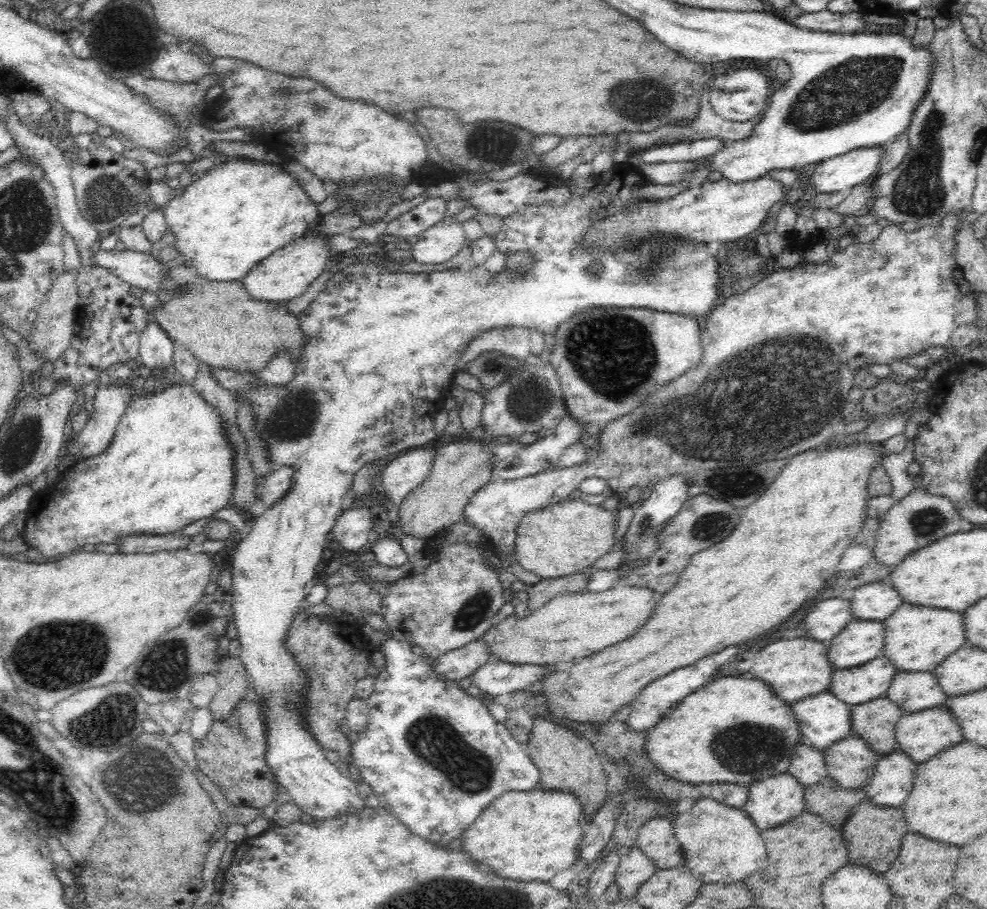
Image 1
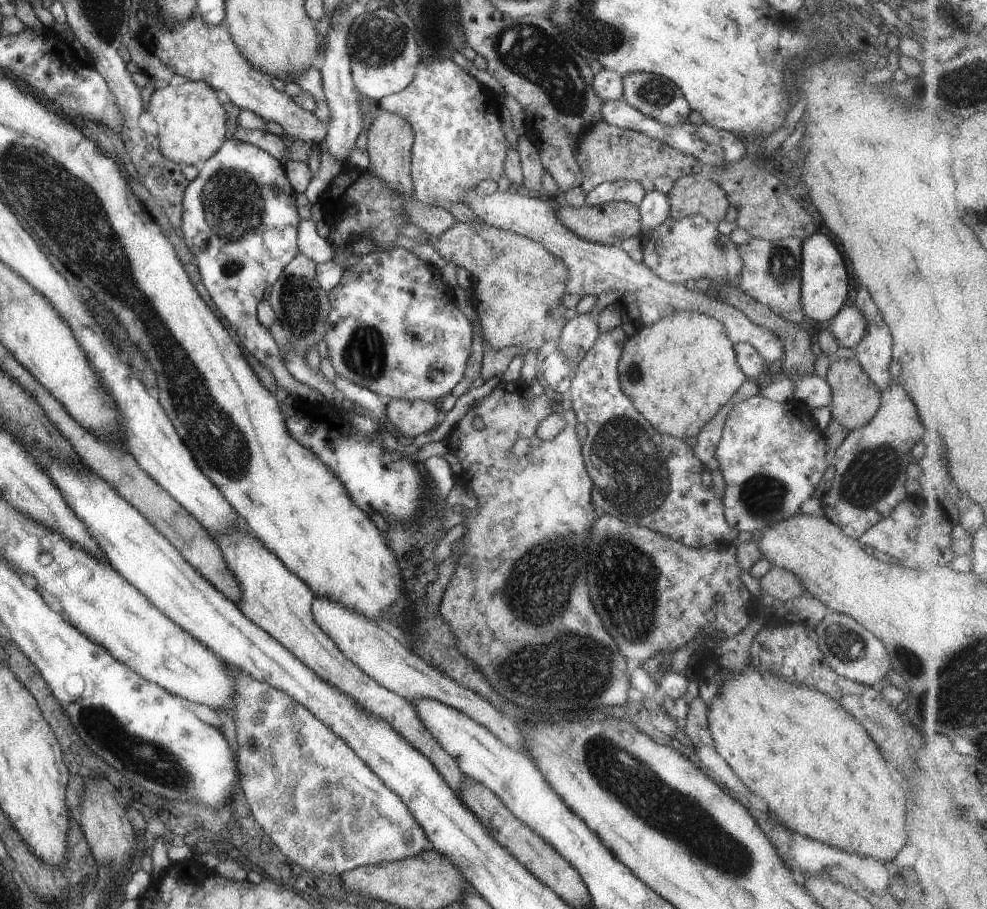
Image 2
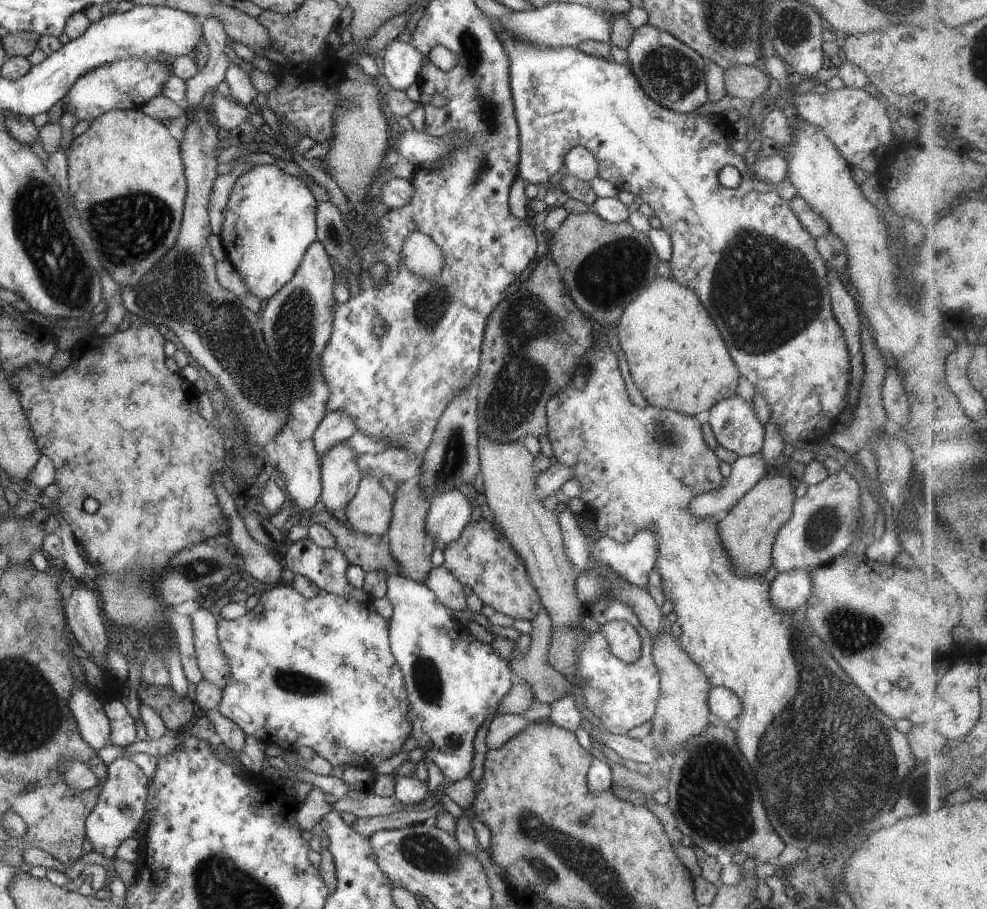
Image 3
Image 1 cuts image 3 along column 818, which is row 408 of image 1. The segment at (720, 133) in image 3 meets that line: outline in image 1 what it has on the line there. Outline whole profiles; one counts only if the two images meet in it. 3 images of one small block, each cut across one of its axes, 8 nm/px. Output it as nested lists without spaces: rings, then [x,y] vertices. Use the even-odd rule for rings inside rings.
[[[622,157],[618,159],[616,164],[613,166],[612,170],[602,172],[599,176],[596,176],[594,186],[589,189],[586,196],[579,196],[577,194],[572,194],[568,199],[568,202],[562,204],[562,206],[552,205],[550,203],[542,203],[541,205],[528,205],[522,210],[518,209],[516,212],[512,213],[503,218],[502,228],[500,228],[499,233],[495,238],[495,248],[497,254],[501,256],[510,256],[514,252],[531,252],[533,254],[533,265],[527,270],[522,271],[521,273],[516,273],[512,277],[510,271],[502,271],[499,273],[490,273],[485,269],[484,265],[479,265],[477,267],[471,268],[468,271],[464,269],[450,269],[444,271],[435,271],[430,273],[418,272],[388,272],[386,268],[378,267],[376,263],[372,264],[370,261],[365,263],[355,262],[353,265],[348,265],[347,269],[342,270],[342,276],[346,274],[346,282],[342,284],[342,294],[330,294],[328,290],[324,289],[322,294],[319,294],[317,298],[312,301],[306,309],[304,309],[300,314],[298,314],[300,323],[300,331],[302,335],[306,337],[306,344],[302,346],[302,353],[298,358],[298,362],[295,363],[295,374],[292,378],[290,384],[286,386],[270,386],[260,382],[258,388],[252,388],[252,390],[242,390],[242,392],[236,392],[235,398],[242,399],[246,401],[252,411],[254,411],[254,427],[256,427],[256,433],[260,435],[260,439],[264,441],[264,447],[266,447],[266,455],[268,459],[272,462],[274,467],[289,466],[294,468],[294,476],[292,476],[292,486],[290,490],[274,504],[268,508],[267,511],[262,514],[259,518],[255,518],[254,522],[251,524],[251,527],[248,531],[245,532],[245,538],[236,544],[231,544],[229,551],[231,553],[231,575],[233,579],[233,598],[231,601],[231,609],[233,612],[233,621],[236,624],[238,630],[238,640],[241,644],[241,655],[238,655],[242,665],[246,667],[246,673],[250,678],[250,687],[253,691],[253,695],[259,696],[261,698],[261,704],[263,704],[262,714],[265,722],[265,731],[267,738],[267,755],[266,762],[271,773],[274,775],[275,781],[278,785],[284,786],[286,792],[290,794],[292,798],[291,802],[295,803],[304,814],[306,819],[310,820],[326,820],[331,819],[340,815],[349,815],[362,812],[364,810],[365,803],[364,799],[360,797],[358,790],[356,789],[357,783],[353,781],[344,771],[340,771],[337,766],[334,766],[332,762],[328,761],[328,758],[325,755],[325,748],[320,746],[320,743],[310,735],[310,731],[304,727],[302,723],[302,692],[304,688],[308,686],[308,677],[306,673],[303,672],[303,668],[288,649],[284,645],[284,638],[286,638],[286,632],[290,630],[290,624],[294,620],[294,616],[302,610],[303,607],[306,607],[305,598],[308,595],[308,590],[312,583],[314,583],[315,578],[317,577],[318,566],[321,566],[321,562],[324,560],[322,556],[324,555],[324,549],[326,547],[327,541],[330,539],[330,534],[332,528],[335,526],[335,521],[339,518],[342,510],[342,504],[344,504],[344,496],[347,493],[350,493],[350,488],[352,488],[352,480],[354,480],[354,474],[364,464],[372,462],[372,460],[383,459],[384,456],[389,454],[400,454],[402,450],[410,449],[412,447],[420,447],[425,443],[430,442],[430,440],[436,438],[434,433],[434,417],[436,413],[440,411],[440,408],[444,408],[444,394],[448,392],[448,386],[453,385],[453,374],[456,373],[456,370],[459,369],[459,360],[462,357],[462,354],[466,352],[468,344],[480,336],[482,332],[490,330],[490,328],[512,328],[512,326],[517,326],[518,328],[530,328],[530,330],[536,330],[540,334],[556,334],[558,326],[566,322],[568,318],[573,318],[579,312],[584,312],[588,308],[606,308],[606,306],[612,306],[612,308],[650,308],[650,310],[658,310],[658,312],[669,312],[670,314],[682,314],[690,316],[704,316],[704,314],[709,314],[715,307],[714,300],[718,298],[718,287],[721,284],[720,275],[718,275],[718,261],[714,256],[708,254],[706,250],[706,244],[704,242],[690,241],[690,239],[684,239],[682,237],[674,237],[674,235],[662,235],[661,237],[652,237],[651,239],[644,239],[643,241],[638,241],[637,243],[632,243],[629,248],[636,249],[618,249],[617,251],[608,251],[606,247],[602,245],[592,245],[589,249],[582,249],[578,242],[584,238],[586,230],[590,226],[596,226],[600,220],[604,220],[606,216],[614,216],[616,212],[622,212],[622,210],[632,210],[636,204],[640,204],[643,198],[638,195],[638,189],[643,188],[646,184],[646,181],[641,177],[641,174],[637,170],[627,168],[626,164]]]

